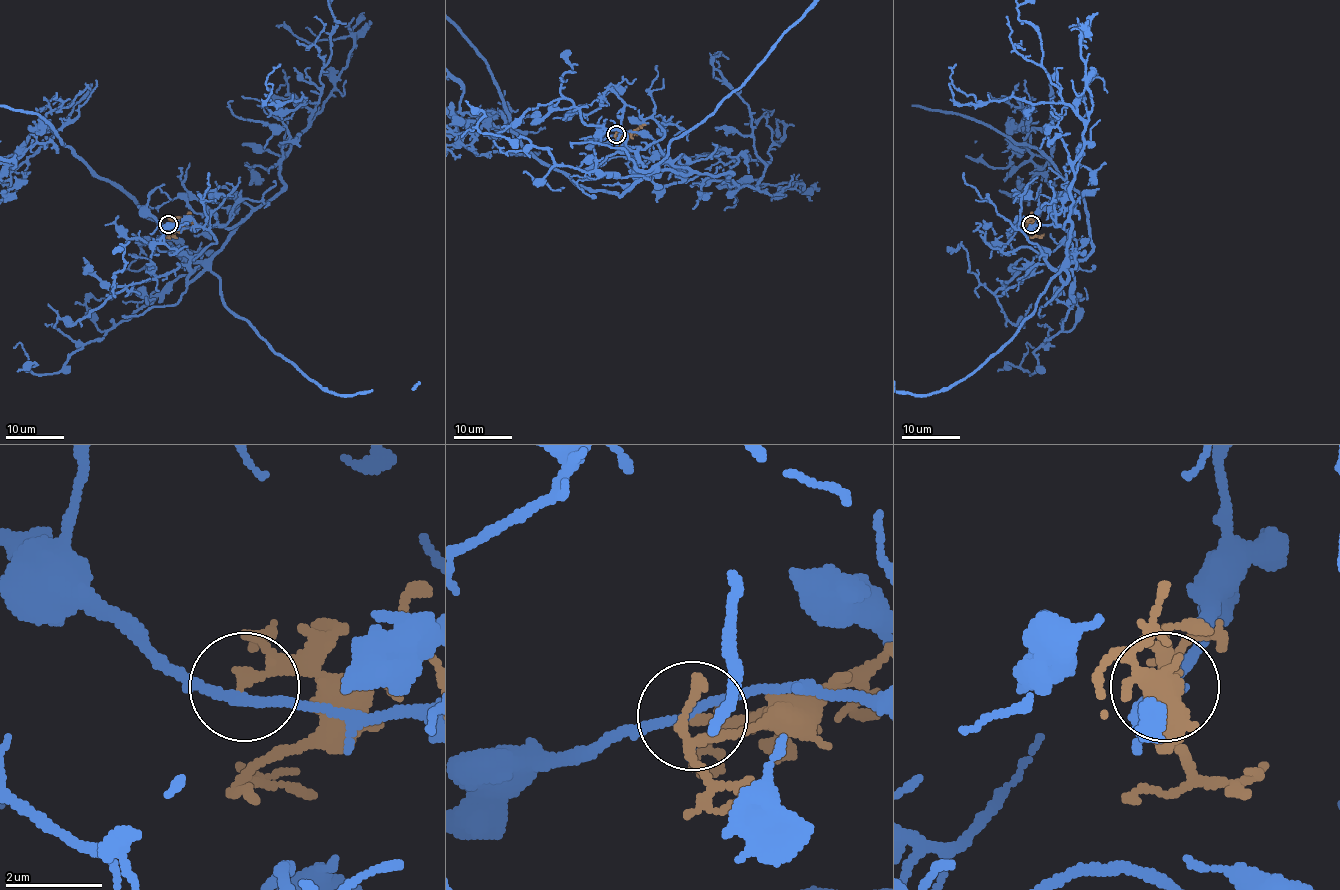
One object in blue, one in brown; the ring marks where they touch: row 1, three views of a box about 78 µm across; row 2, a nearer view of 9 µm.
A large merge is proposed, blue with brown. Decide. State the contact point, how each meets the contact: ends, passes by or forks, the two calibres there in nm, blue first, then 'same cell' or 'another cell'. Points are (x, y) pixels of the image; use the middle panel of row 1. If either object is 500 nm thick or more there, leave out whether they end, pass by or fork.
place (616, 134); blue passes by; brown passes by; calibres 190 and 180 nm; another cell

